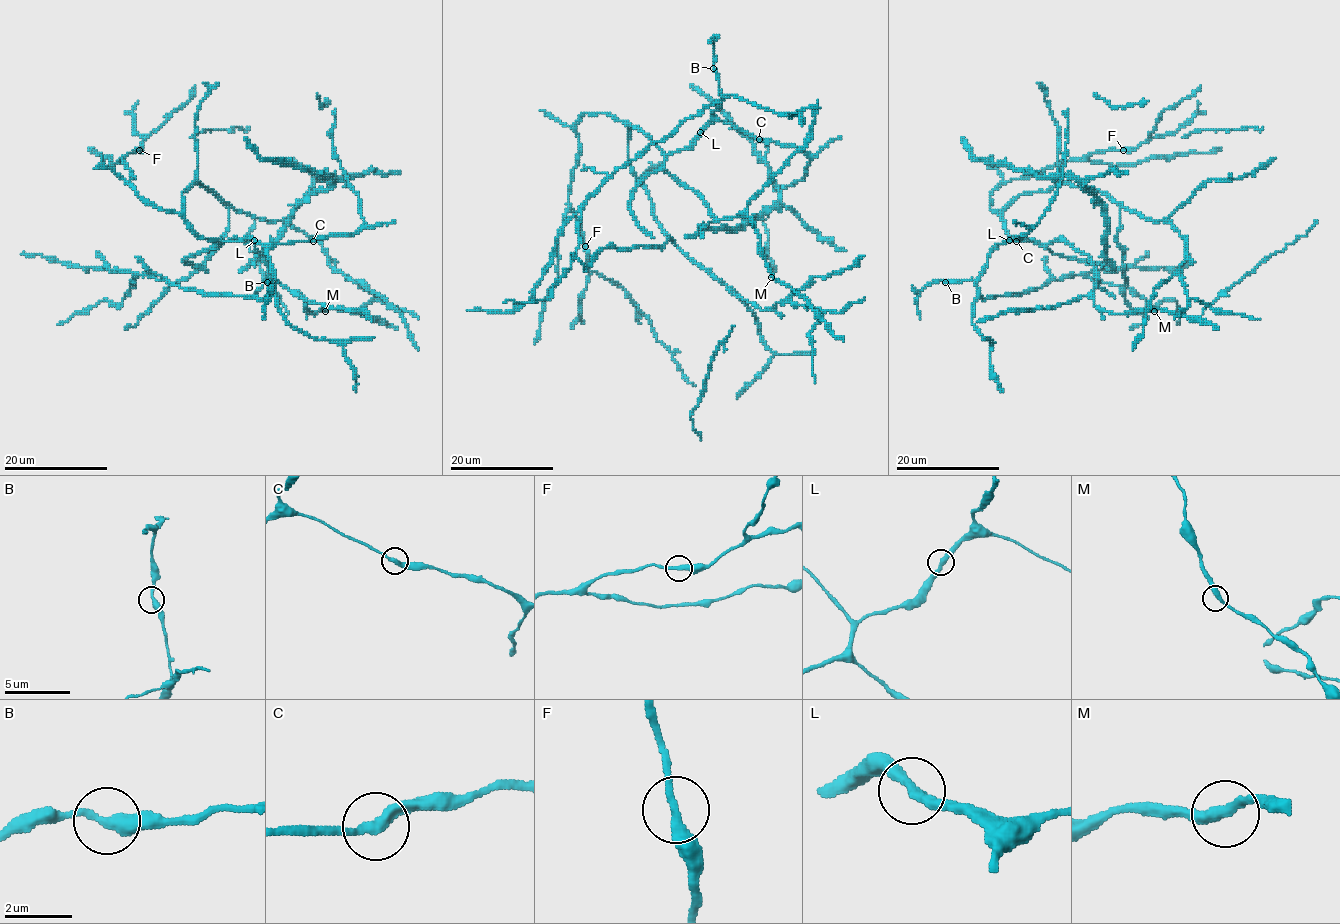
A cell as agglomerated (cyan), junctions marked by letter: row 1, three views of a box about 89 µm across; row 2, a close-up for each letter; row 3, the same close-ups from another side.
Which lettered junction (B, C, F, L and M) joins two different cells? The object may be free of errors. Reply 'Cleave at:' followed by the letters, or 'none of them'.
Cleave at: none of them

